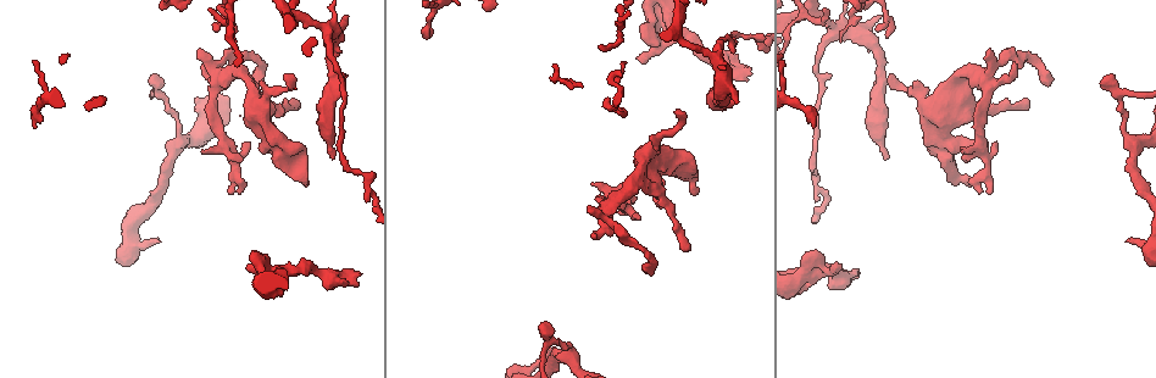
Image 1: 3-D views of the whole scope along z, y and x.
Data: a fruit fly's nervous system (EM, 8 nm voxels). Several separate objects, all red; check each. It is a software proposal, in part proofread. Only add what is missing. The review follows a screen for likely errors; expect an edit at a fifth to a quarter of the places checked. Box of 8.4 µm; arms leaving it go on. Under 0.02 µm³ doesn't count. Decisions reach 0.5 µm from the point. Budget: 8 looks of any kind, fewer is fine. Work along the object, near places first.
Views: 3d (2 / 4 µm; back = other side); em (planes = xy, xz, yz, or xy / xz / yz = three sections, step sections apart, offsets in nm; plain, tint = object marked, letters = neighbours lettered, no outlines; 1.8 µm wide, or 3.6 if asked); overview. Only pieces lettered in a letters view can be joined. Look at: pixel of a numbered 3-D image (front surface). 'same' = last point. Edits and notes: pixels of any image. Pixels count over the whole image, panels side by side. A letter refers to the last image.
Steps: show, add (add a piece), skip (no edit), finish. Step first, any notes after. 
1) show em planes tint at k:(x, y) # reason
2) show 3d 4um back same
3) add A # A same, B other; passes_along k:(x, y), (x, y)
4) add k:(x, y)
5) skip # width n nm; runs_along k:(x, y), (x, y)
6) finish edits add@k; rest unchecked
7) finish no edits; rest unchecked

show em 3.6um planes letters at 1:(203, 150)

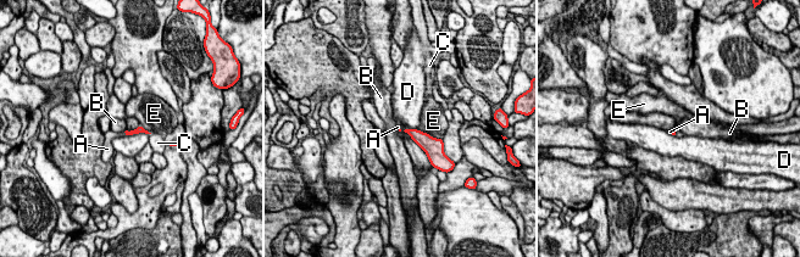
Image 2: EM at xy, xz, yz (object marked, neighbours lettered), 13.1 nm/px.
add A # A same, B other, C other, D other, E other; passes_along 2:(416, 135), (400, 130), (398, 127); it goes on there

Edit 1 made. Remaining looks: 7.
show overview

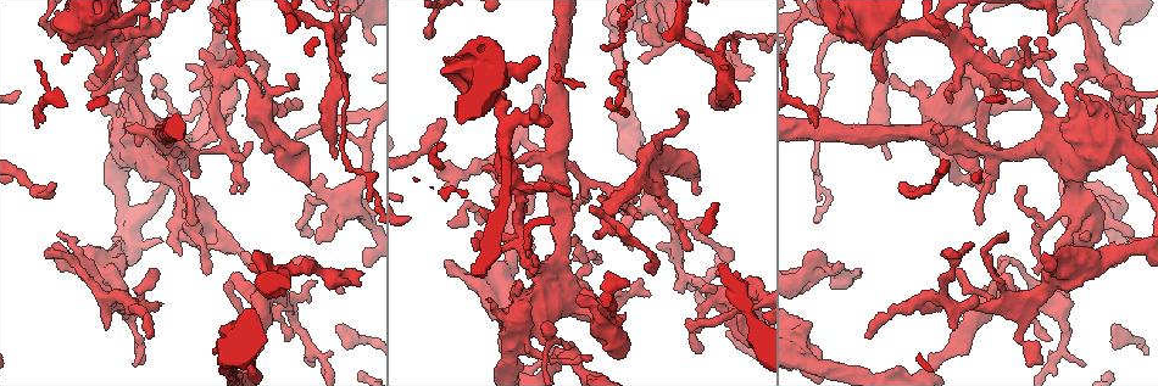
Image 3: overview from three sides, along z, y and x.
show 3d 4um at 3:(1130, 240) # free end

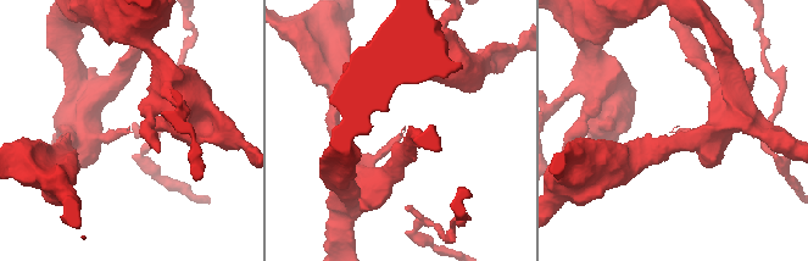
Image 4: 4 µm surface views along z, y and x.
show em 3.6um planes letters at 4:(405, 127)

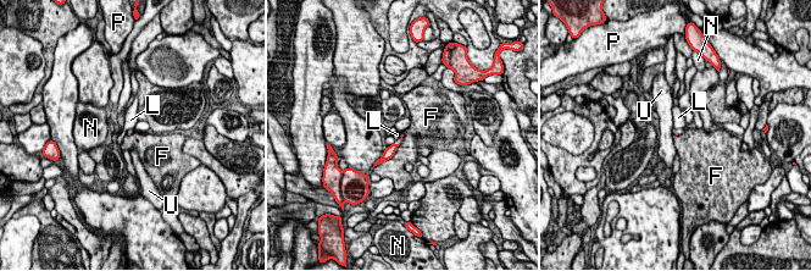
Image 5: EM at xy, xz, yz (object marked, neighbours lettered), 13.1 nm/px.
skip # F other, L other, N other, P other, U other; border 5:(400, 143), (390, 158), (375, 166); none of them fits

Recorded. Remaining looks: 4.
show em planes plain at 3:(590, 210) # branch stops here

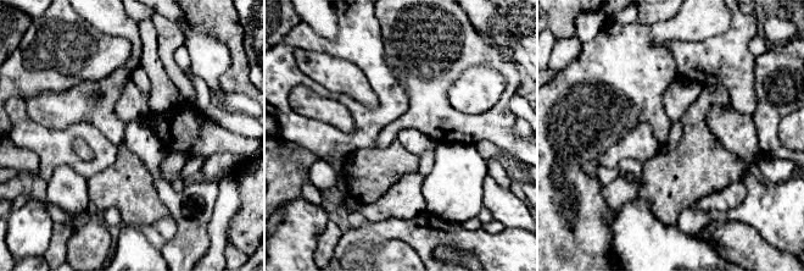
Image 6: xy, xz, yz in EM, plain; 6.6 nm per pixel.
show em planes letters same # what lies round it

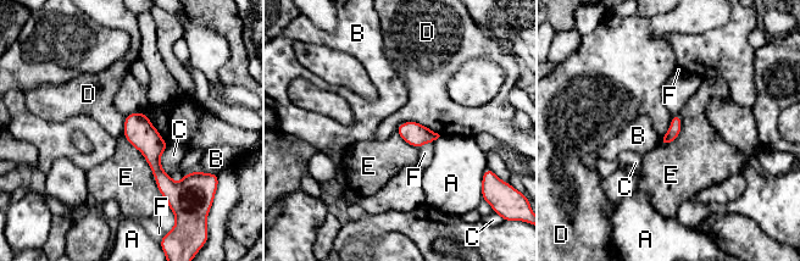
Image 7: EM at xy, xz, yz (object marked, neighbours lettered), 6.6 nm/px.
skip # longest_contact E 550 nm; A other, B other, C other, D other, E other, F other; runs_along 7:(132, 116), (151, 145), (165, 190); no lettered piece goes on from it

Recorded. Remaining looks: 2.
show em xz step 16 tint at 3:(885, 64) # narrows sharply

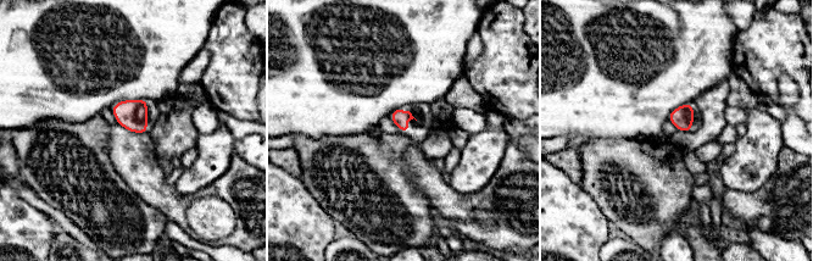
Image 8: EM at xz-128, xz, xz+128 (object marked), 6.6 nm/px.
show em yz step 8 letters same

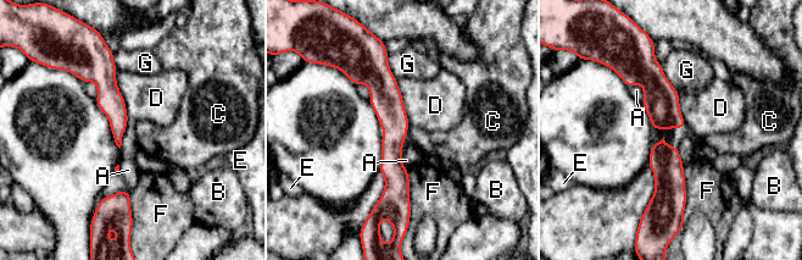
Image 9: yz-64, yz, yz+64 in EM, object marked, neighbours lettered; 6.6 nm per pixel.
skip # longest_contact D 340 nm; A other, B other, C other, D other, E other, F other, G other; runs_along 9:(384, 60), (396, 204); no lettered piece goes on from it

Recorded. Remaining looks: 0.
finish edits add@2; rest unchecked

